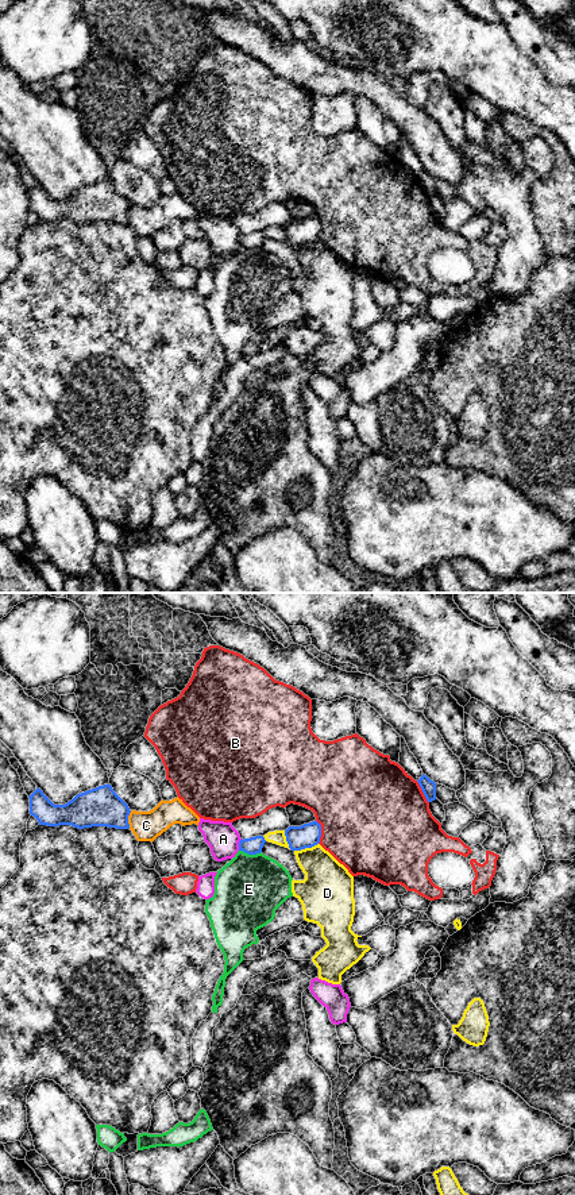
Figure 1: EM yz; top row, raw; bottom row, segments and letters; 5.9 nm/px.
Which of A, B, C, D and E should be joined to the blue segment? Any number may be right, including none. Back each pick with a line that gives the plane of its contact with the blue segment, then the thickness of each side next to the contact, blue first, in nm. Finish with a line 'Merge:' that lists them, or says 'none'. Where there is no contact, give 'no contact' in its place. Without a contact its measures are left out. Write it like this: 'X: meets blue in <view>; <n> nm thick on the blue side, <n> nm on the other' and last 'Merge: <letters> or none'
Merge: none

